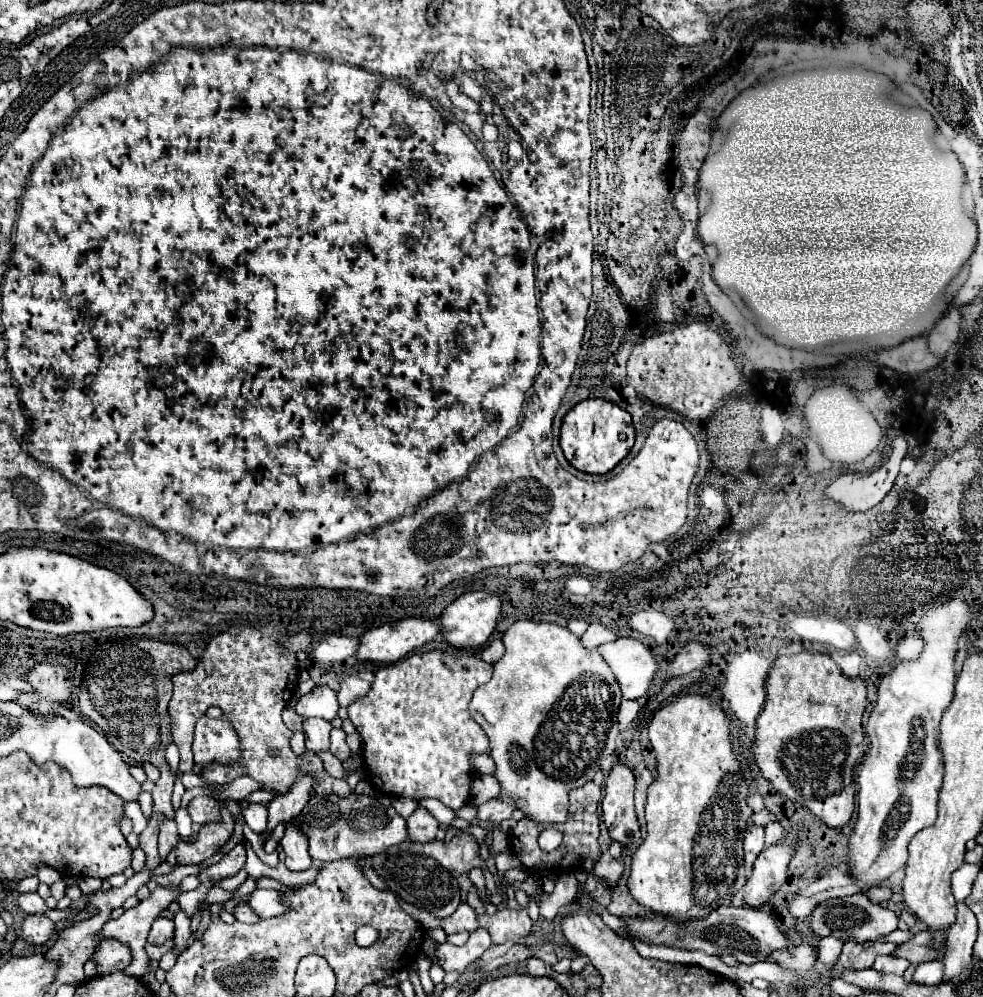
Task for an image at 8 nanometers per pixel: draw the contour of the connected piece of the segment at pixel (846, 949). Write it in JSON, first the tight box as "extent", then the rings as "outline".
{"extent":[831,943,897,979],"outline":[[[845,943],[839,961],[833,967],[833,975],[831,979],[839,979],[841,973],[845,971],[845,963],[847,967],[859,971],[859,969],[869,969],[875,961],[875,957],[879,955],[891,955],[895,951],[897,945],[893,943]]]}

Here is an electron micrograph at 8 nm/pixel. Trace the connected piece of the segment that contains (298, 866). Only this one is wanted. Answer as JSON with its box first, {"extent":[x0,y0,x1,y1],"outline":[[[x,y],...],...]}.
{"extent":[281,825,311,871],"outline":[[[289,825],[285,831],[285,837],[281,839],[281,847],[285,853],[285,865],[291,871],[305,871],[311,867],[311,857],[307,851],[307,839],[303,839],[303,833]]]}

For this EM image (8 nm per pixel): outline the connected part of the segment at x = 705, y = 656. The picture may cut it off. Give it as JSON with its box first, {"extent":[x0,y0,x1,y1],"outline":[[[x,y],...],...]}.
{"extent":[669,643,709,677],"outline":[[[687,643],[669,663],[669,677],[681,677],[709,663],[709,651],[701,643]]]}

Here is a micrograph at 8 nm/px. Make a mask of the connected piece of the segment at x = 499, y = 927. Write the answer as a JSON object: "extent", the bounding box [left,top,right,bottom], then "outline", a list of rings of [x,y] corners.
{"extent":[479,891,531,943],"outline":[[[517,891],[515,899],[521,909],[503,909],[493,915],[481,915],[479,925],[489,931],[493,943],[517,943],[531,933],[531,919],[527,915],[527,893]]]}

